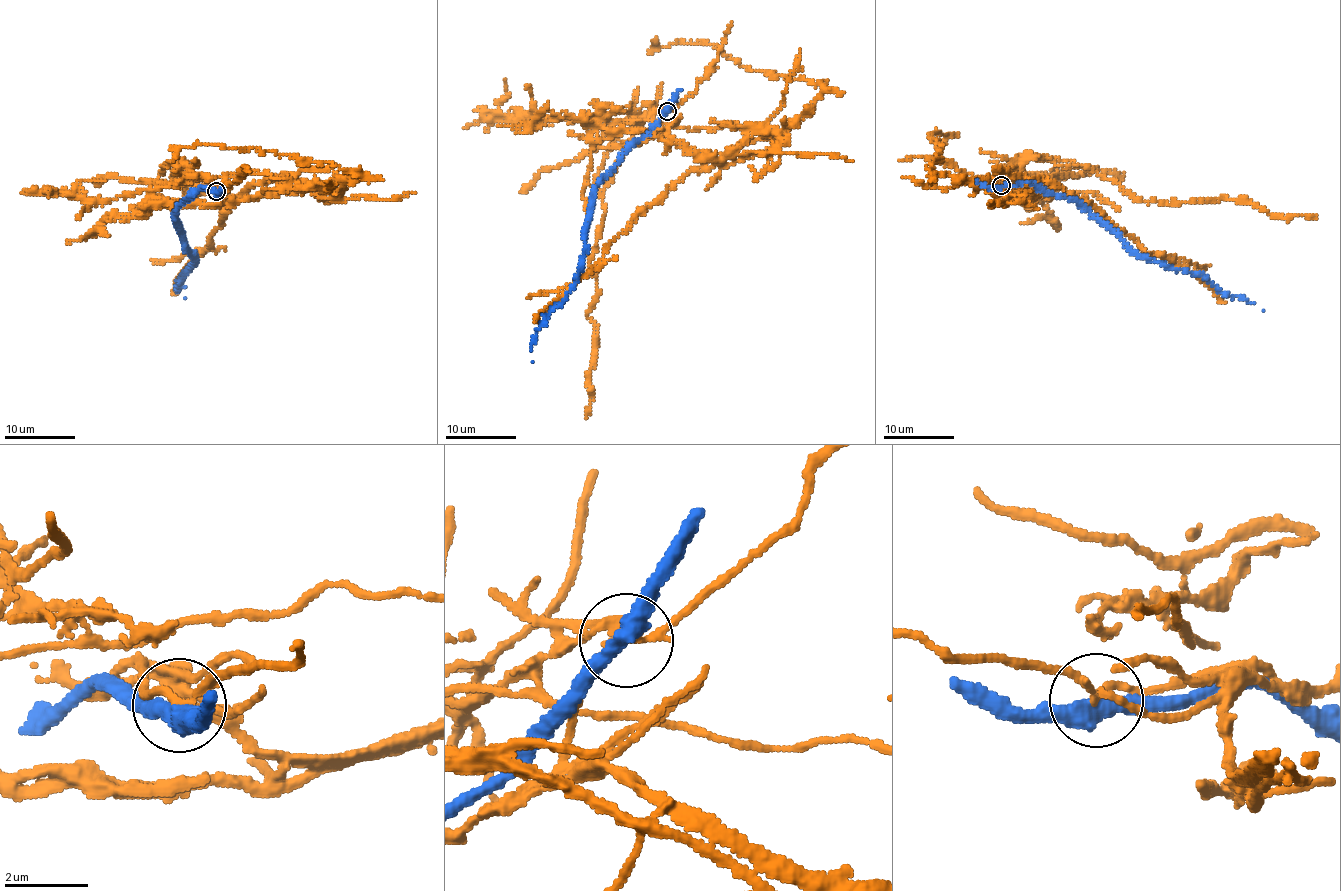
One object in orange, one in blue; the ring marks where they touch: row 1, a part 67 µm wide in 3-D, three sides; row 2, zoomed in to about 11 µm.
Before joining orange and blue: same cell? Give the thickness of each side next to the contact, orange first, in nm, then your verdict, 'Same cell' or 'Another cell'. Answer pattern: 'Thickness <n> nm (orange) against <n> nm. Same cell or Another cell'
Thickness 160 nm (orange) against 440 nm. Another cell

